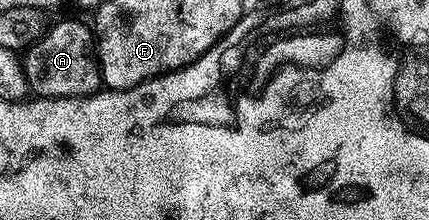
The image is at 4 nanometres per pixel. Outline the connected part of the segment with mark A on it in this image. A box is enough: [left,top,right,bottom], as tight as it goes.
[24,18,102,98]

